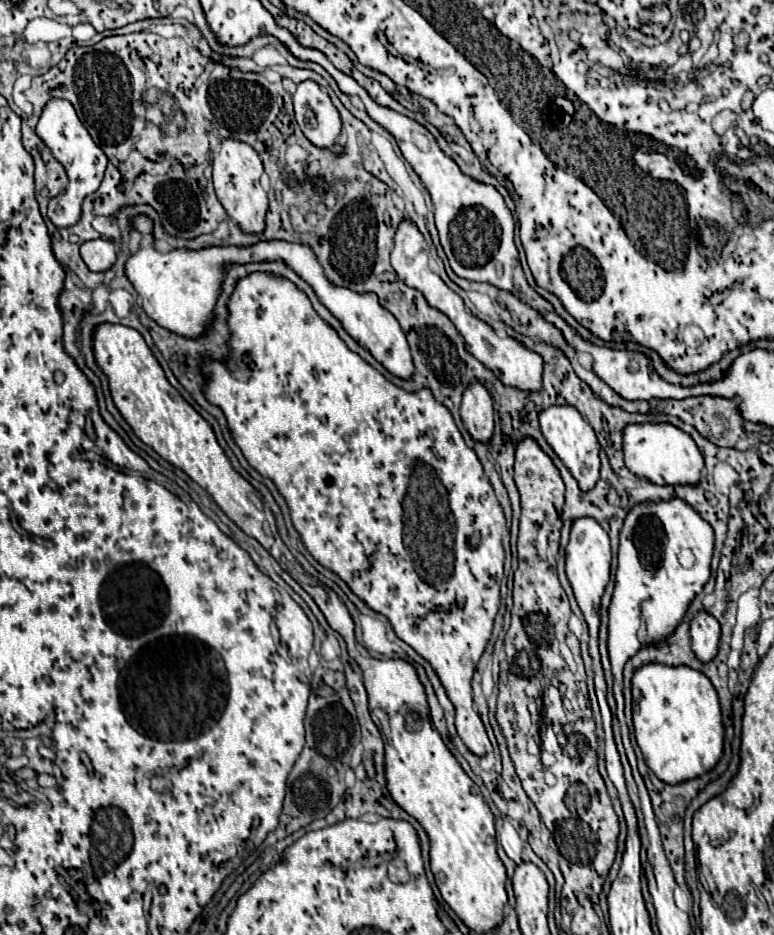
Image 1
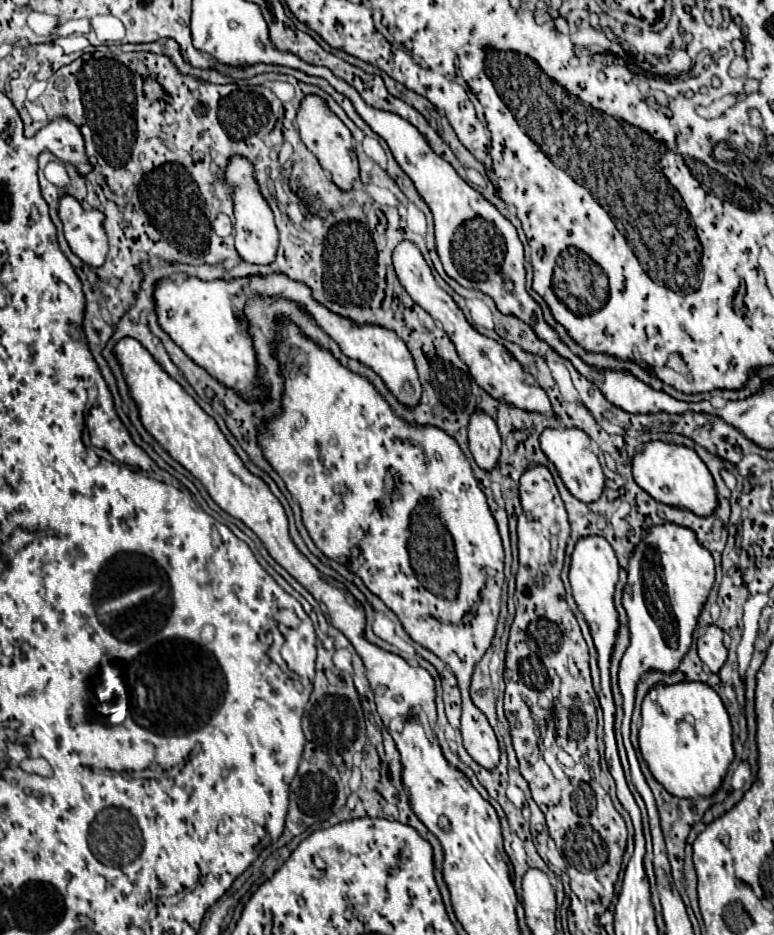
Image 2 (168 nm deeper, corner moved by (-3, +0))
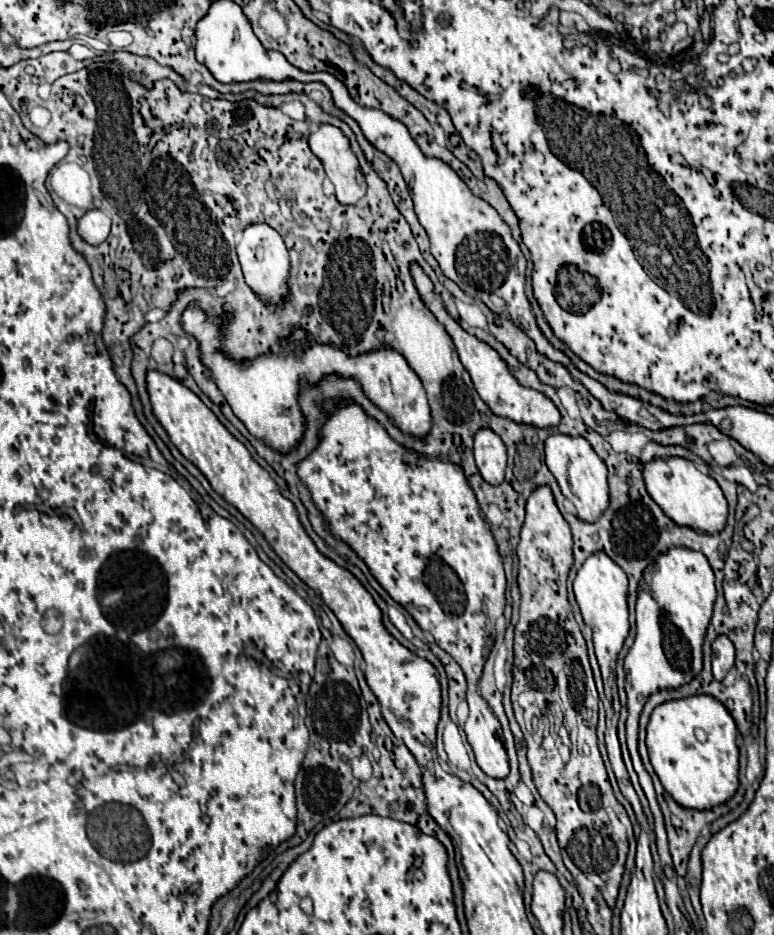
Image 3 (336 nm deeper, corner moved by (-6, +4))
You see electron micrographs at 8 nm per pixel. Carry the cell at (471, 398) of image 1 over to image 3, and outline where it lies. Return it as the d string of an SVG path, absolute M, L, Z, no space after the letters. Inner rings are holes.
M479 428L475 434L475 462L485 482L501 484L507 466L503 440L491 428Z

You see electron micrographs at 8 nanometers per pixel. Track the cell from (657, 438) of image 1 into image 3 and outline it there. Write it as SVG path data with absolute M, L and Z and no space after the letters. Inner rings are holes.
M667 456L667 458L653 458L643 468L645 484L649 496L661 506L661 510L677 524L689 528L701 528L705 532L719 532L727 520L727 500L719 488L719 484L701 474L695 464L687 458Z

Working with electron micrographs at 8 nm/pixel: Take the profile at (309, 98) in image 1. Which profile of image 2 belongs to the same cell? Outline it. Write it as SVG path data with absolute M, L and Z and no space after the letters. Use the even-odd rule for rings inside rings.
M306 96L298 110L296 122L298 122L302 142L318 158L320 166L326 172L330 172L332 182L342 190L354 188L354 184L358 182L358 160L354 152L354 138L350 130L340 122L340 118L328 110L328 106L320 96Z

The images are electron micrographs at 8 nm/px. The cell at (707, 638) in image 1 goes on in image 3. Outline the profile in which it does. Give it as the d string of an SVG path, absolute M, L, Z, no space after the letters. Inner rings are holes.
M719 634L713 642L713 676L717 680L723 680L723 676L727 674L727 670L733 666L735 662L735 648L733 648L733 642L725 636L725 634Z

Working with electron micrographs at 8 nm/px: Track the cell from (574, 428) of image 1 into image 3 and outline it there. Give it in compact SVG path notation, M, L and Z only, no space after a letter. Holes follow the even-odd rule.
M551 434L545 440L545 462L553 476L557 478L561 492L567 500L573 502L577 508L577 516L585 522L593 522L605 512L609 506L609 492L607 492L607 466L595 454L591 444L581 436L567 436L567 434Z

